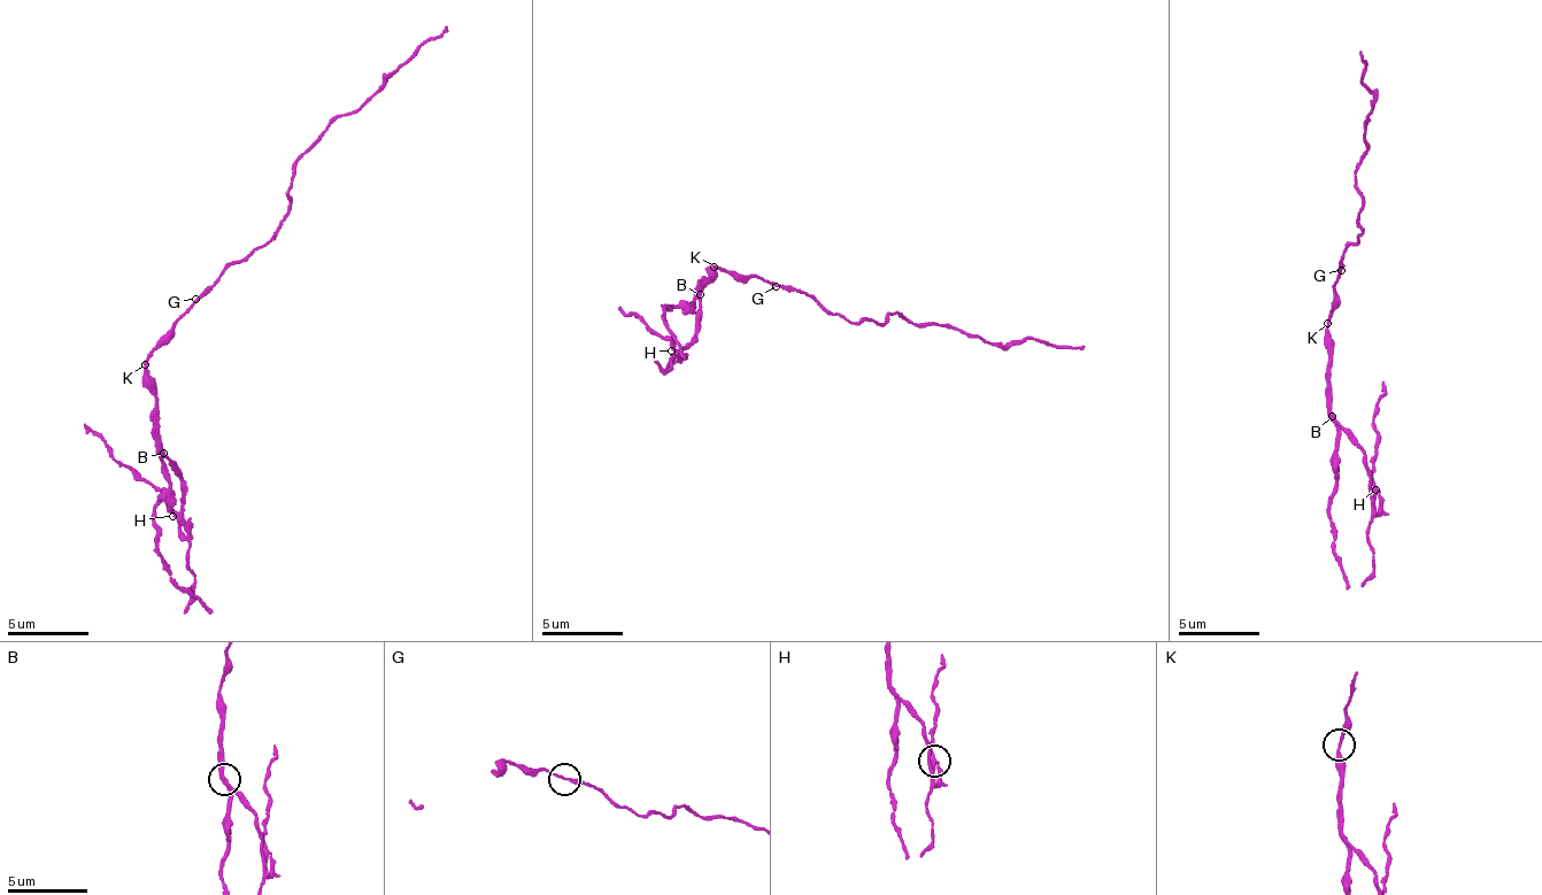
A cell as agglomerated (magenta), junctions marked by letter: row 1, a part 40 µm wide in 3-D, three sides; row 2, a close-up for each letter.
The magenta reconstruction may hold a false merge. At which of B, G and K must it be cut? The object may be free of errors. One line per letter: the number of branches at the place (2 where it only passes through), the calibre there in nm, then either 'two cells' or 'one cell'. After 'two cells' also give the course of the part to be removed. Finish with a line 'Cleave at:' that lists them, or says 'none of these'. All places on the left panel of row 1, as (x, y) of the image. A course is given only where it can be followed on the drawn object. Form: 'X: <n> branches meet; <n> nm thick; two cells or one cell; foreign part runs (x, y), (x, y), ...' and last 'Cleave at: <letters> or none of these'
B: 3 branches meet; 240 nm thick; two cells; foreign part runs (162, 453), (182, 481), (177, 511), (116, 460), (85, 422)
G: 2 branches meet; 180 nm thick; one cell
K: 2 branches meet; 200 nm thick; one cell
Cleave at: B

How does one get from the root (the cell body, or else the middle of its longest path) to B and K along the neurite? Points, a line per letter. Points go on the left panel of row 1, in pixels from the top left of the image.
B: (200, 299), (148, 361), (148, 393), (156, 401), (156, 449), (162, 453)
K: (200, 299), (144, 365)

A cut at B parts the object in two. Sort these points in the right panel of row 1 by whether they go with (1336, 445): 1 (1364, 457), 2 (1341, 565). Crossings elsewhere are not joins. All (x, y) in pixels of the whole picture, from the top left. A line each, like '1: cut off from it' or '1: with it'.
1: cut off from it
2: with it

